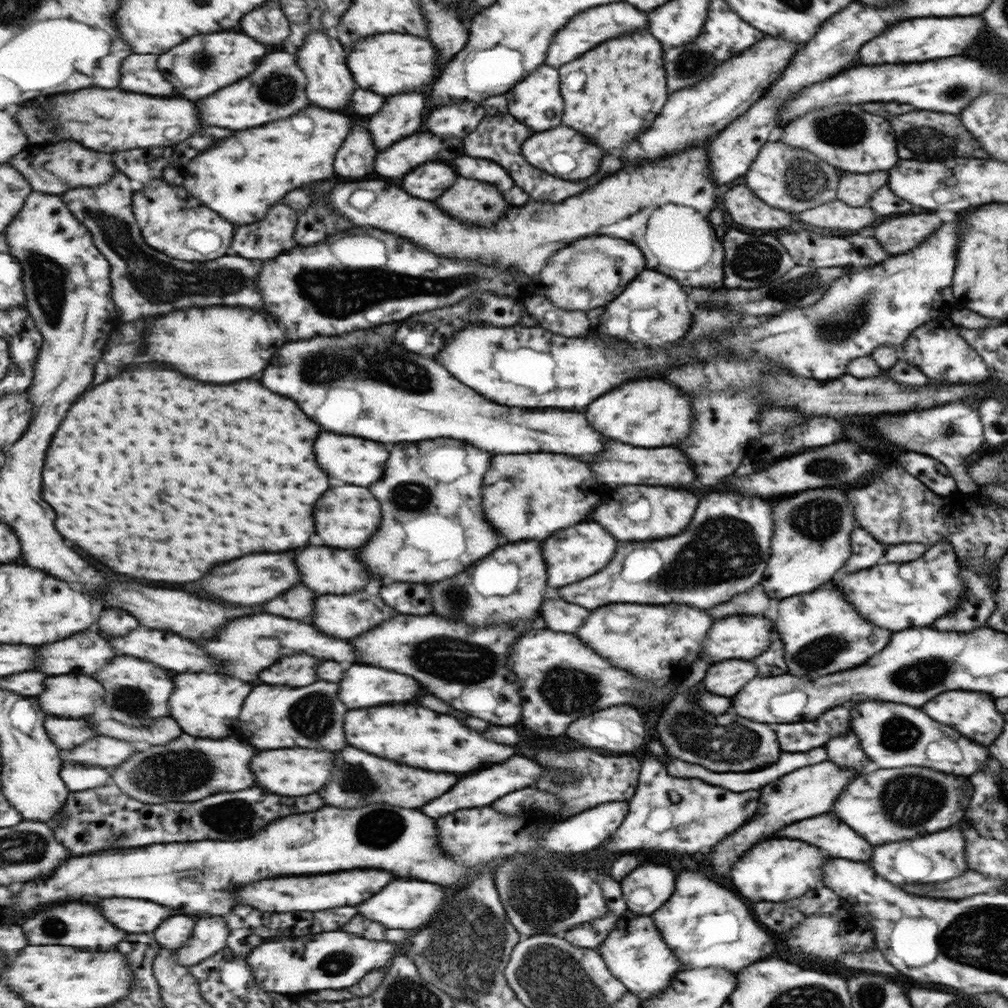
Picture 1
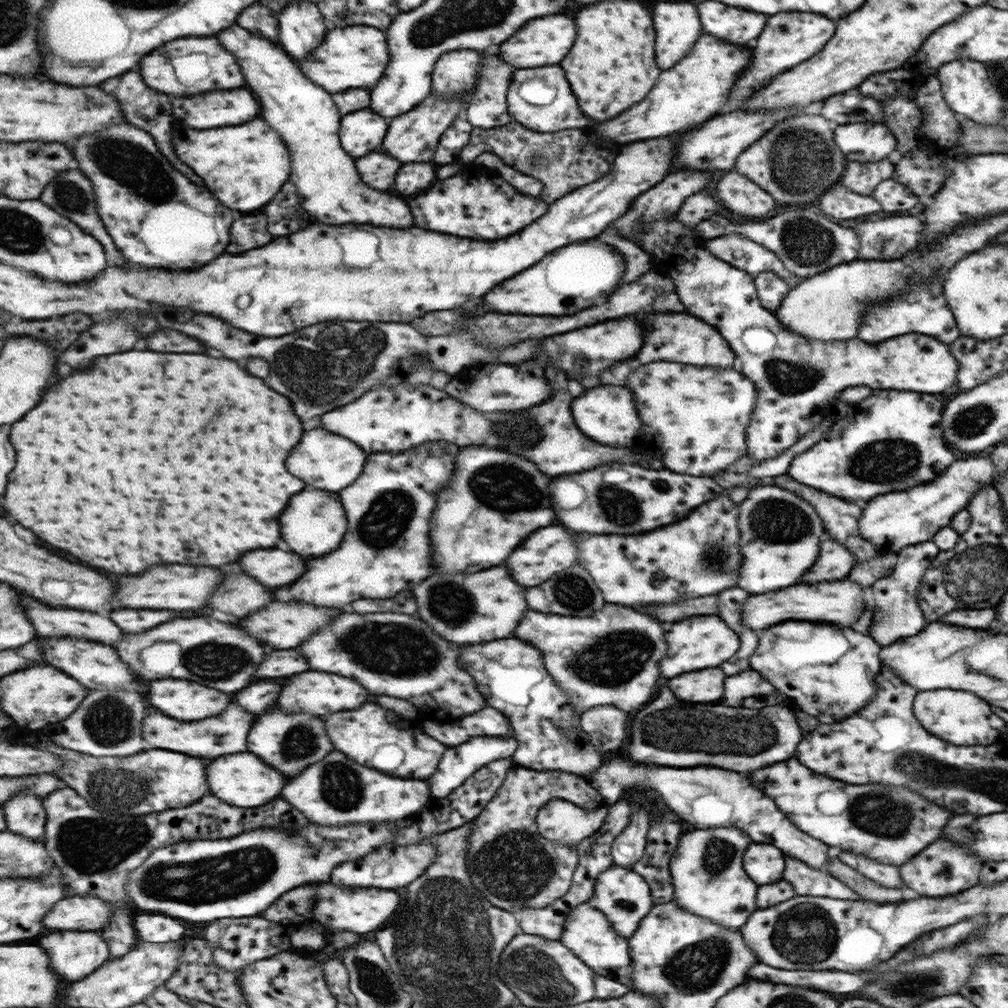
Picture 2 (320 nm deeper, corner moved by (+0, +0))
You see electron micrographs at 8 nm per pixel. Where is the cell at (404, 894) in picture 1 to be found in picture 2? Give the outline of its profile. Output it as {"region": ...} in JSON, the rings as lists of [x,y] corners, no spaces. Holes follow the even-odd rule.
{"region":[[[331,882],[317,884],[319,888],[319,904],[315,906],[313,914],[319,916],[317,922],[331,930],[349,930],[357,934],[367,934],[373,930],[383,930],[387,920],[399,910],[403,904],[403,896],[393,890],[379,890],[379,888],[339,888]]]}

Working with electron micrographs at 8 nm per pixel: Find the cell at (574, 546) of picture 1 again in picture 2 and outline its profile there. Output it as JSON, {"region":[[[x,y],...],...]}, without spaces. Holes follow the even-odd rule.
{"region":[[[559,526],[539,528],[539,532],[535,532],[535,536],[527,536],[527,540],[523,540],[523,544],[519,546],[519,552],[515,552],[511,560],[507,560],[509,572],[515,582],[519,582],[519,586],[537,586],[543,580],[549,580],[555,572],[569,568],[571,564],[575,564],[575,546],[571,534]]]}

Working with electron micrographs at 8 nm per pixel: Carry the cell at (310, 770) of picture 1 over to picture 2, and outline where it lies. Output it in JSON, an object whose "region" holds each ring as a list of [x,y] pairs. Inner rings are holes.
{"region":[[[239,752],[235,756],[217,758],[207,768],[209,768],[207,770],[209,794],[221,798],[227,804],[241,806],[241,808],[255,808],[255,806],[263,806],[263,804],[271,802],[275,796],[281,794],[283,786],[287,784],[287,778],[281,772],[277,772],[275,768],[265,764],[261,758],[257,758],[255,754],[249,754],[249,752]]]}

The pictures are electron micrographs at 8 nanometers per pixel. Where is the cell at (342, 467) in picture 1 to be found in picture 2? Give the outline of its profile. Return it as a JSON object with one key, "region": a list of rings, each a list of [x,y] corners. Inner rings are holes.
{"region":[[[317,428],[317,430],[309,430],[303,434],[303,440],[299,442],[295,452],[291,452],[287,460],[287,468],[291,474],[299,476],[301,480],[305,480],[307,484],[319,490],[338,493],[360,478],[368,456],[369,454],[359,444],[334,432]]]}

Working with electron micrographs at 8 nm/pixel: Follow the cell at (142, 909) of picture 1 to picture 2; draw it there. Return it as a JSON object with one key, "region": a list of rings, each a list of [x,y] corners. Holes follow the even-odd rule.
{"region":[[[75,896],[51,907],[44,926],[49,930],[101,930],[110,925],[111,914],[105,900]]]}

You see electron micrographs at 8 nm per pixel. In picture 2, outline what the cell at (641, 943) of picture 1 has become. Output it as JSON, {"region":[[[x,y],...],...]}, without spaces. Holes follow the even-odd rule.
{"region":[[[589,902],[574,906],[564,918],[559,941],[562,941],[583,964],[593,968],[601,976],[620,982],[626,987],[630,985],[630,953],[627,938],[619,936],[611,928],[610,921],[606,920],[602,912],[595,909]]]}

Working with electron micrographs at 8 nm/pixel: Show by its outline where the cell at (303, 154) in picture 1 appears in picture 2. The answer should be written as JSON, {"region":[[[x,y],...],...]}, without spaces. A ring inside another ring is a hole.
{"region":[[[253,120],[251,124],[233,128],[175,130],[173,144],[177,156],[207,182],[211,192],[215,192],[215,196],[219,196],[225,206],[237,210],[237,214],[239,210],[243,210],[242,215],[246,215],[251,210],[257,213],[257,208],[265,208],[265,204],[269,204],[279,194],[291,174],[291,154],[283,144],[281,134],[265,120]]]}

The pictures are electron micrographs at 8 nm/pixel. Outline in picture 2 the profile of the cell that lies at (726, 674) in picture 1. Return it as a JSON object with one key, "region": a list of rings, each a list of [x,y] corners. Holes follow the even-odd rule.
{"region":[[[709,668],[707,672],[689,672],[687,676],[675,676],[667,680],[667,688],[679,696],[679,700],[691,702],[713,702],[723,696],[723,678],[725,674],[717,668]]]}

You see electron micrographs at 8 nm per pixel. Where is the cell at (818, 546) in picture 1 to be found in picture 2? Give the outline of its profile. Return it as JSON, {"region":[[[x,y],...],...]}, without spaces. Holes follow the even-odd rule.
{"region":[[[751,486],[747,494],[739,503],[739,548],[743,548],[743,568],[739,570],[739,588],[745,588],[749,594],[761,592],[775,592],[793,586],[799,582],[799,576],[815,562],[818,553],[818,544],[827,540],[828,536],[823,528],[822,521],[815,509],[801,496],[795,496],[787,489],[773,486]]]}

